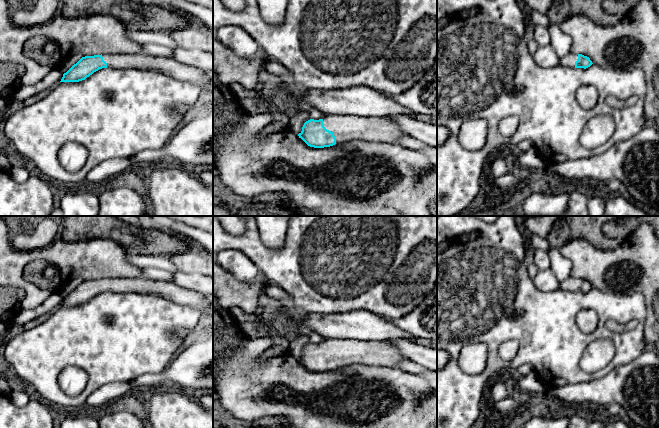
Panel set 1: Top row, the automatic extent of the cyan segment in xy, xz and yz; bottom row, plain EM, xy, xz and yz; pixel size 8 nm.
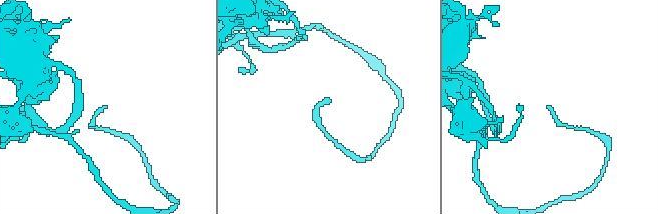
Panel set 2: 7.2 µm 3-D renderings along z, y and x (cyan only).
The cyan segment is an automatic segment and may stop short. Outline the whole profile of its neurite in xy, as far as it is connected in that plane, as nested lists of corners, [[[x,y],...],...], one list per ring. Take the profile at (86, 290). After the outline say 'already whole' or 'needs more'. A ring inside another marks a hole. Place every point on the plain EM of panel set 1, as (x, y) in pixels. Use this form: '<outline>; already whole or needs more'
[[[144,276],[82,281],[63,298],[60,306],[79,306],[85,304],[99,293],[107,291],[160,296],[179,305],[198,309],[203,316],[204,322],[213,321],[213,307],[209,303],[207,295],[180,287],[172,281],[153,280]]]; needs more

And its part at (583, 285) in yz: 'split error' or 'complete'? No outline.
split error

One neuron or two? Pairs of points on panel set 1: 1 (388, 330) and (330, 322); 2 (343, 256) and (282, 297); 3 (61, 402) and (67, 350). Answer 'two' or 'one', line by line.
1: one
2: two
3: one

